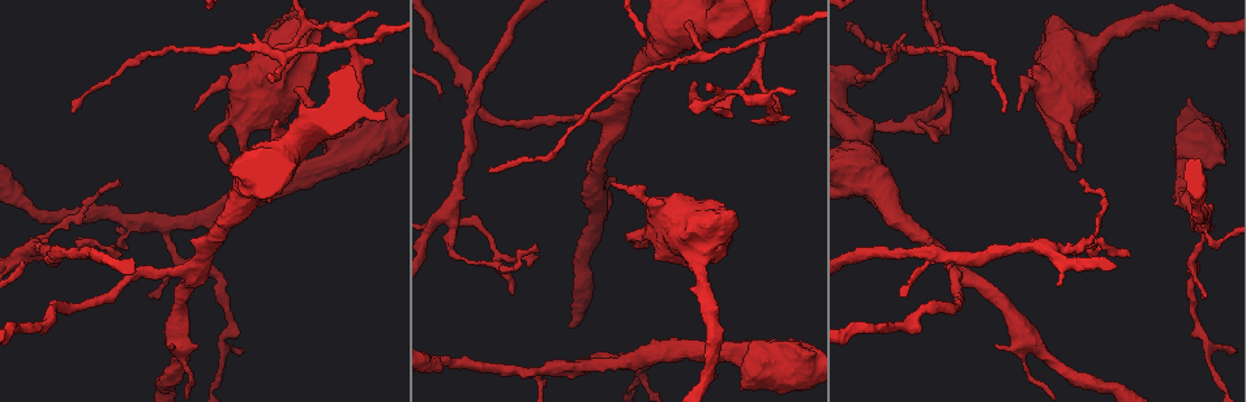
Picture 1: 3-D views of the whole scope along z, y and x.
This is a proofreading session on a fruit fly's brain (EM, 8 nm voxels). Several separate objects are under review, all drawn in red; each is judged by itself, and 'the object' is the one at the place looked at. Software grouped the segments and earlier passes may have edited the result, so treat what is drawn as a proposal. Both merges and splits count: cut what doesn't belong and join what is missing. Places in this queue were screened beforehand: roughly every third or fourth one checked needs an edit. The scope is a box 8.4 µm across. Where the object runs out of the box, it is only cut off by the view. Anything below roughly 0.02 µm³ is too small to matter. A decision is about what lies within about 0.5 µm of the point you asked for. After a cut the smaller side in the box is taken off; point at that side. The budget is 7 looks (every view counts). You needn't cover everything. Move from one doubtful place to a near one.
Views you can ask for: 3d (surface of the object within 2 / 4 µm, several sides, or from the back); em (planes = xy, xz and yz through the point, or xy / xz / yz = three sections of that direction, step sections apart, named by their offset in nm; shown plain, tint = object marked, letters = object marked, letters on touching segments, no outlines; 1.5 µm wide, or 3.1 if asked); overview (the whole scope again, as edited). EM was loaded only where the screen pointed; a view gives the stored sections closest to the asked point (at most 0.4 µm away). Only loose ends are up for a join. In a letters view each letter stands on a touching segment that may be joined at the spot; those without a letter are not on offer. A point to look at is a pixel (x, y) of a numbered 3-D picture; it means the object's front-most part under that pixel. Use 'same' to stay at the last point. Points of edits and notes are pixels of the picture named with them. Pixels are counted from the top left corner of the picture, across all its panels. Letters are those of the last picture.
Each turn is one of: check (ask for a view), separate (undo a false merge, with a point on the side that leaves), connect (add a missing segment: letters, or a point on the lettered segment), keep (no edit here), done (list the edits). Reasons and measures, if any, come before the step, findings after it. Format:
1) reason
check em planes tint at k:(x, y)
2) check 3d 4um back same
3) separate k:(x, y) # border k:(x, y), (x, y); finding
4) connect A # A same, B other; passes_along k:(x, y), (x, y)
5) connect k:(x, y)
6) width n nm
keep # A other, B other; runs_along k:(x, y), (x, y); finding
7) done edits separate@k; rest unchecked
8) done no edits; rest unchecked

sharp bend
check 3d 4um at 1:(545, 373)

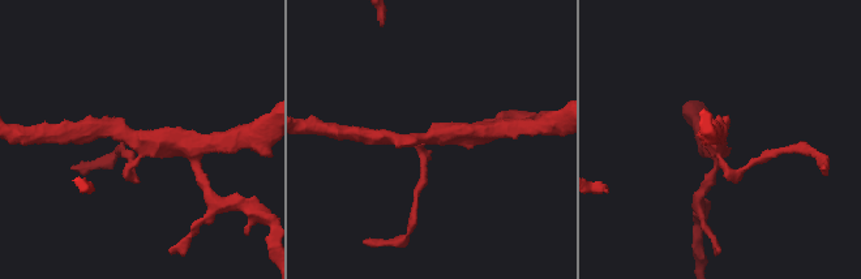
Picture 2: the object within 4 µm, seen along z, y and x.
arms 3; need the tissue
check em planes letters at 2:(430, 140)

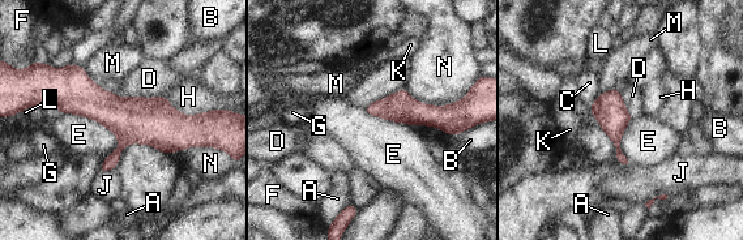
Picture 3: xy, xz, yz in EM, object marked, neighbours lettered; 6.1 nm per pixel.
keep # A other, B other, C other, D other, E other, F other, G other, H other, J other, K other, L other, M other, N other; all the same cell

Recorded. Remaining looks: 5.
check em planes tint at 1:(196, 110)

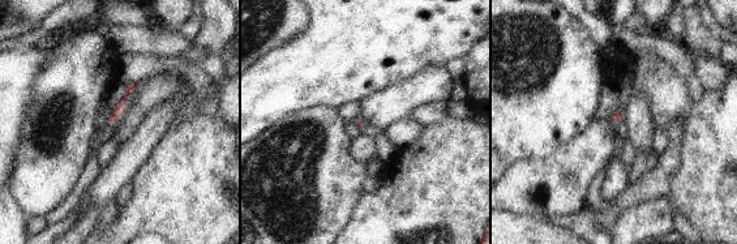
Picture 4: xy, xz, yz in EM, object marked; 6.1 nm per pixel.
check em planes letters same

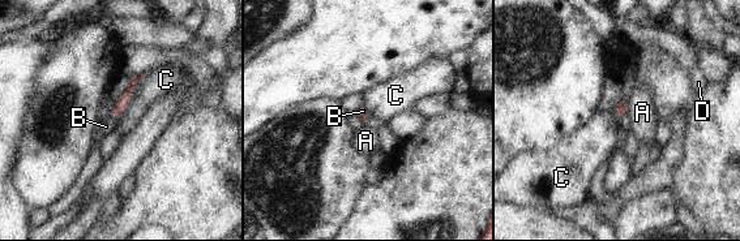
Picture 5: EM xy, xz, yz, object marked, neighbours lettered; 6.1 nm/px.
longest_contact C 260 nm
connect B # A other, B same, C other, D other; passes_along 5:(122, 100), (114, 116), (106, 127); it goes on there

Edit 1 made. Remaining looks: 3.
thin end
check 3d 4um at 1:(1085, 184)

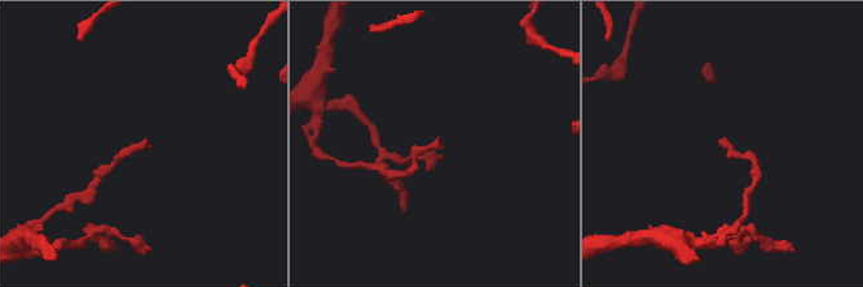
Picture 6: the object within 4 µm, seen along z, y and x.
check em xz step 4 letters at 6:(729, 149)

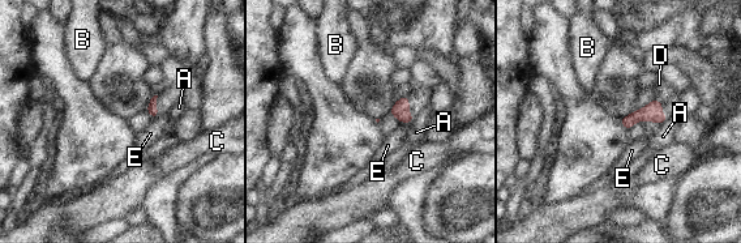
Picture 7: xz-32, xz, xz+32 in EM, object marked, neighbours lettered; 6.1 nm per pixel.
keep # A other, B other, C other, D other, E other; border 7:(646, 122), (659, 124); none of them fits

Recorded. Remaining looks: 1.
done edits connect@5; rest unchecked

